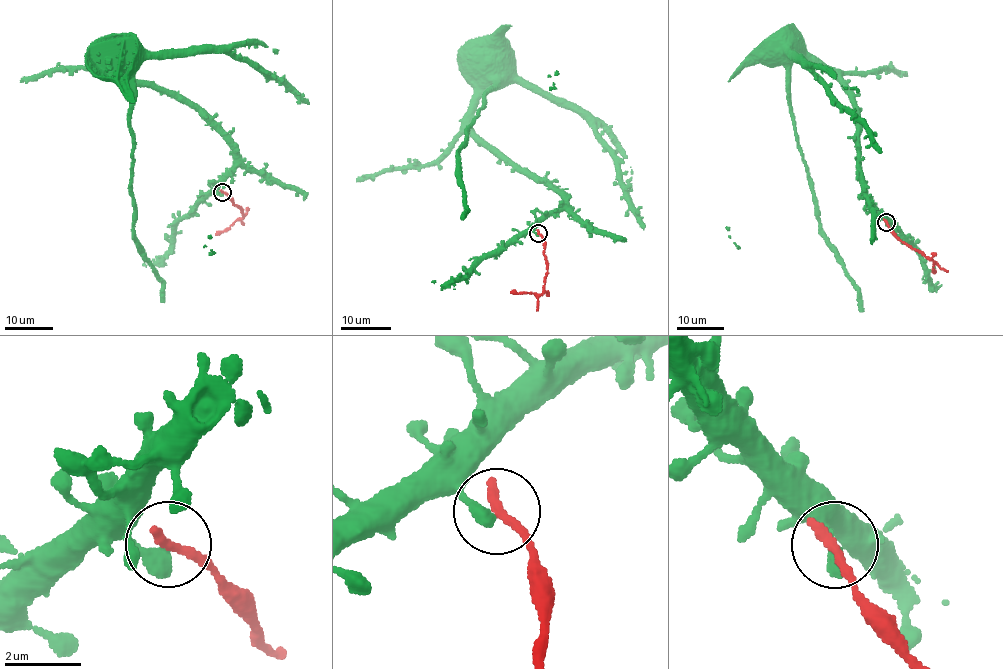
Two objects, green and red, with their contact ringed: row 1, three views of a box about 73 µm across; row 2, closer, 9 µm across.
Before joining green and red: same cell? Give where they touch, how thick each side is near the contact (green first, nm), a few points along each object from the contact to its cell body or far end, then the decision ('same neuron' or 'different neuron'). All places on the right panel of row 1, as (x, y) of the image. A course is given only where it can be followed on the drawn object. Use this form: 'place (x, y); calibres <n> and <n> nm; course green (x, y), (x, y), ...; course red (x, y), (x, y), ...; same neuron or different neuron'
place (886, 222); calibres 400 and 320 nm; course green (886, 222), (865, 193), (849, 93), (835, 73), (799, 57), (790, 71), (797, 148), (819, 232), (863, 311); course red (886, 222), (904, 243), (934, 263), (934, 272); different neuron

